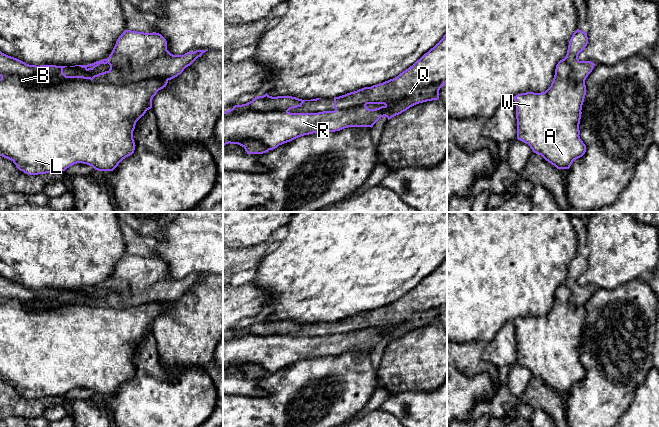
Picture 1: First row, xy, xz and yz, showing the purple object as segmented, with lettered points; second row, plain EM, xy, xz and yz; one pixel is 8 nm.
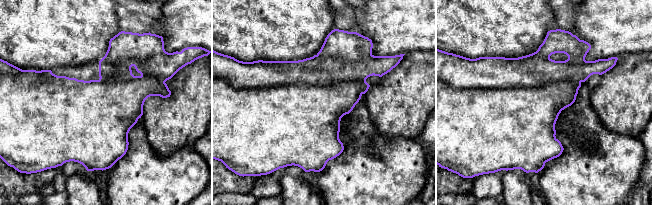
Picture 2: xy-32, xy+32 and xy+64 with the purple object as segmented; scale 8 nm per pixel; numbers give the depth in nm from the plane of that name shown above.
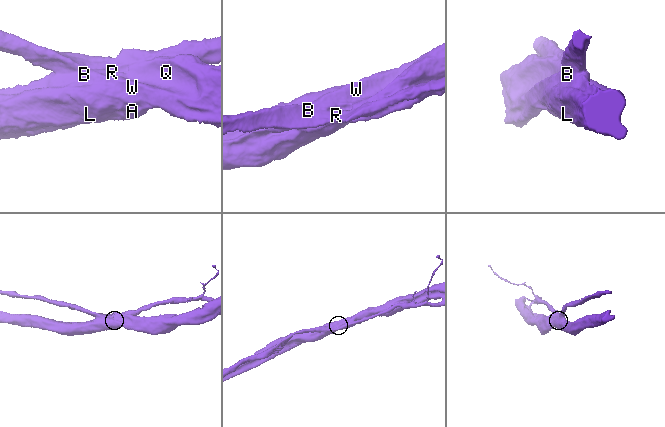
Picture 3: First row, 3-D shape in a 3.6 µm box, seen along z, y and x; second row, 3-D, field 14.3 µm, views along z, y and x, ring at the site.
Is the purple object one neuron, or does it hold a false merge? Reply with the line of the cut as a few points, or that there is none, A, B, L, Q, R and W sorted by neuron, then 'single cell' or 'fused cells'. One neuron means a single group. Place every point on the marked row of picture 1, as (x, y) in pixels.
no cut | A B L Q R W | single cell

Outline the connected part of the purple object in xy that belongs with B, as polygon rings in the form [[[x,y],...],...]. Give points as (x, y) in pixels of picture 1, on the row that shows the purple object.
[[[125,30],[107,59],[75,65],[86,71],[100,64],[110,65],[108,71],[92,78],[66,76],[63,69],[67,66],[29,65],[0,51],[0,156],[11,160],[28,175],[65,171],[77,163],[87,164],[98,171],[113,171],[123,159],[134,153],[136,122],[152,108],[156,93],[206,51],[173,55],[167,50],[167,41],[161,34]]]

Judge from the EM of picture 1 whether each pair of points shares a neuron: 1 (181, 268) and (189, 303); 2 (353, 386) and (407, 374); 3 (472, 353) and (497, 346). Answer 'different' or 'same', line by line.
1: different
2: different
3: different

